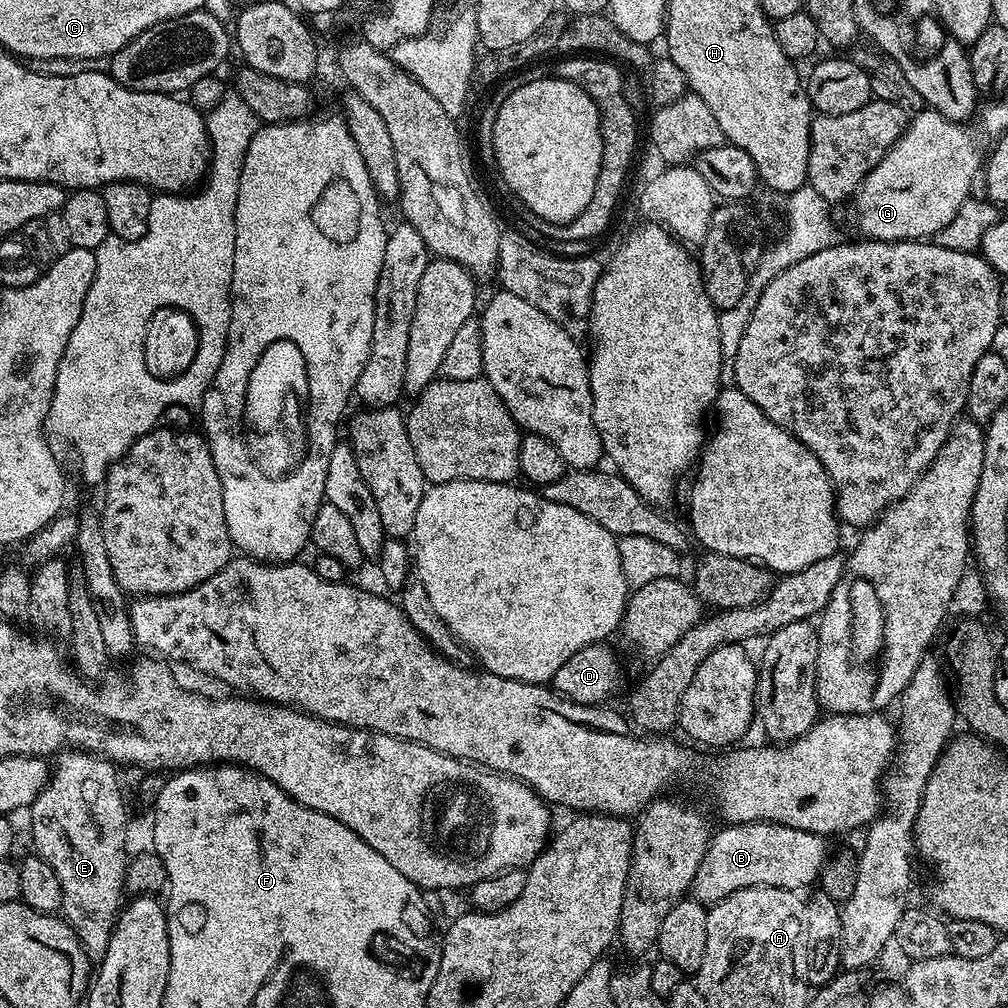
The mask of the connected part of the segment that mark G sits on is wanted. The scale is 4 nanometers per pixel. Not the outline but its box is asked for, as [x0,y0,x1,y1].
[856,110,982,240]

